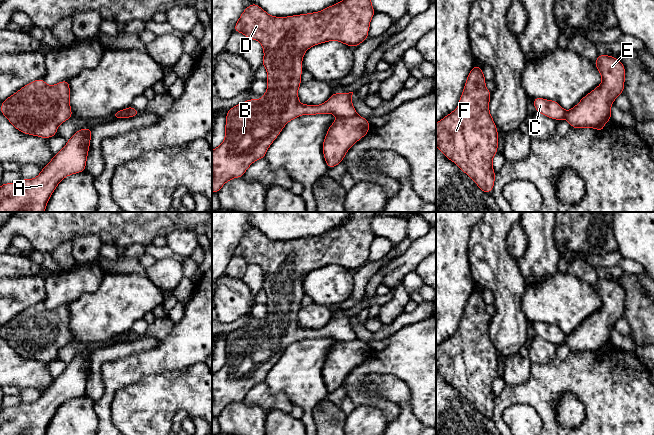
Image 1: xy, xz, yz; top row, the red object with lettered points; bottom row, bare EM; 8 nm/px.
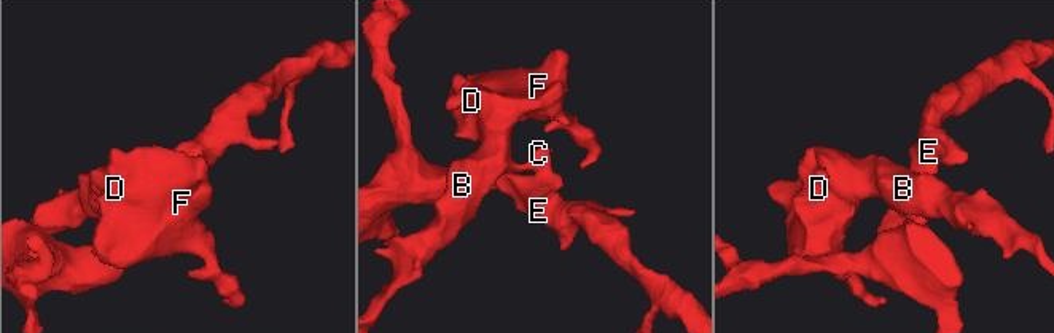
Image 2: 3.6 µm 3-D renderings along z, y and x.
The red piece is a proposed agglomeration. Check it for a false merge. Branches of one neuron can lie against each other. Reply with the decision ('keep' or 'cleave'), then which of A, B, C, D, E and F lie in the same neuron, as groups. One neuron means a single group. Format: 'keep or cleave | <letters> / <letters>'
cleave | A E / B C D F

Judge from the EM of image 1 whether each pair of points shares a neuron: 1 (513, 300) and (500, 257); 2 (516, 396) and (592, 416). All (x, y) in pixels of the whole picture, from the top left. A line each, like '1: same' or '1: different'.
1: same
2: same

